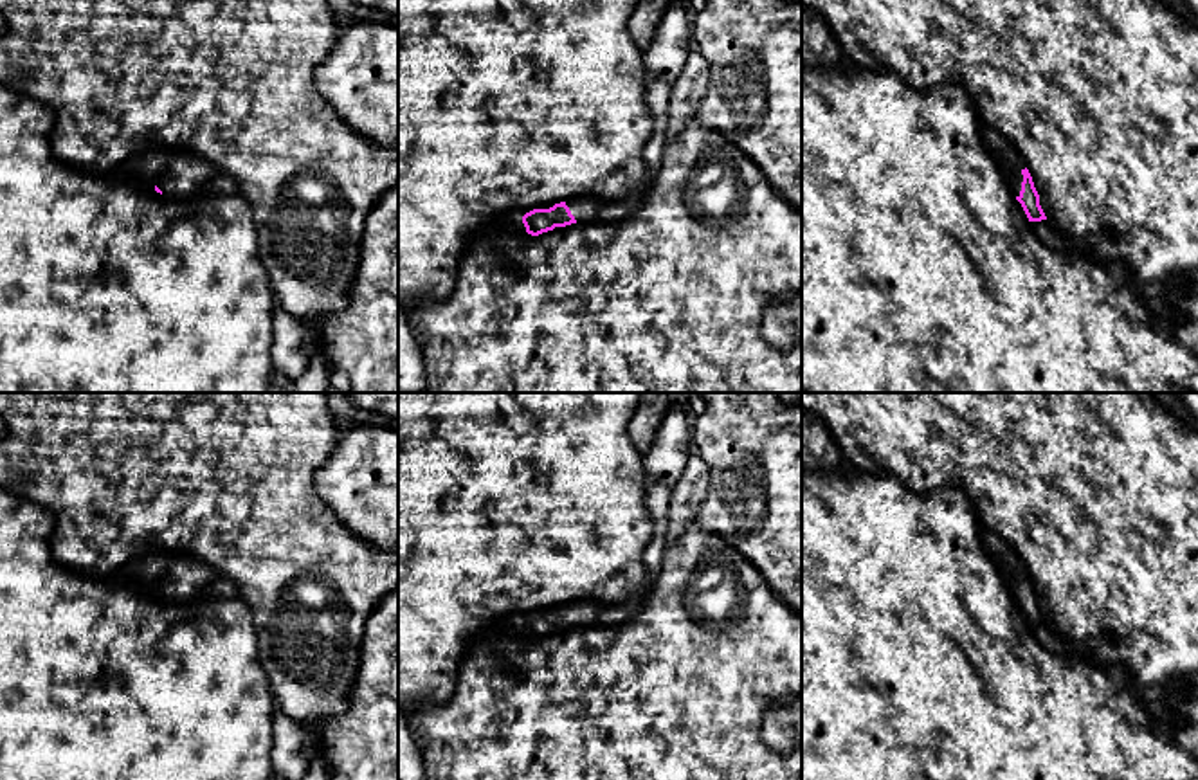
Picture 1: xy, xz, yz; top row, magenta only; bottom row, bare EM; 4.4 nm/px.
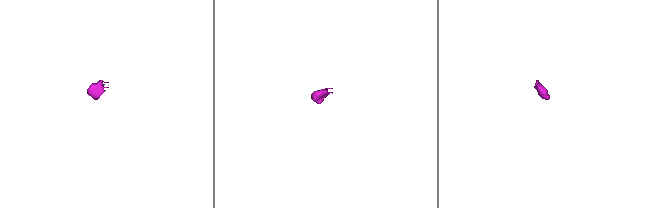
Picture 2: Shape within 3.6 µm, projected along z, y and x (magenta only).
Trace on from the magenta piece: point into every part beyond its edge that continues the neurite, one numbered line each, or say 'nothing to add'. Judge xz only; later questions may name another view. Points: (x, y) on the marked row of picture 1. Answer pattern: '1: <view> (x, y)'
1: xz (584, 209)

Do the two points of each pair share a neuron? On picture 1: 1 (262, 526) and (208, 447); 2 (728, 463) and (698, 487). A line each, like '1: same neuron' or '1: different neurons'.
1: same neuron
2: different neurons

